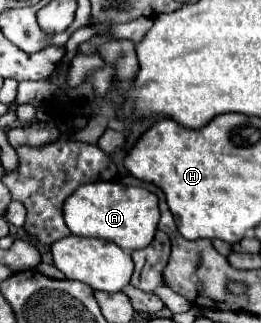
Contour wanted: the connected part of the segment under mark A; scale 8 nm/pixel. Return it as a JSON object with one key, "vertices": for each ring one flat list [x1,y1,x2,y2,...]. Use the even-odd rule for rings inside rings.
{"vertices":[[97,181,81,185,63,205,65,225,73,235,99,237,117,243,123,251,133,253,135,249,147,247,157,229,159,207,157,195,143,187,121,185,117,181]]}

